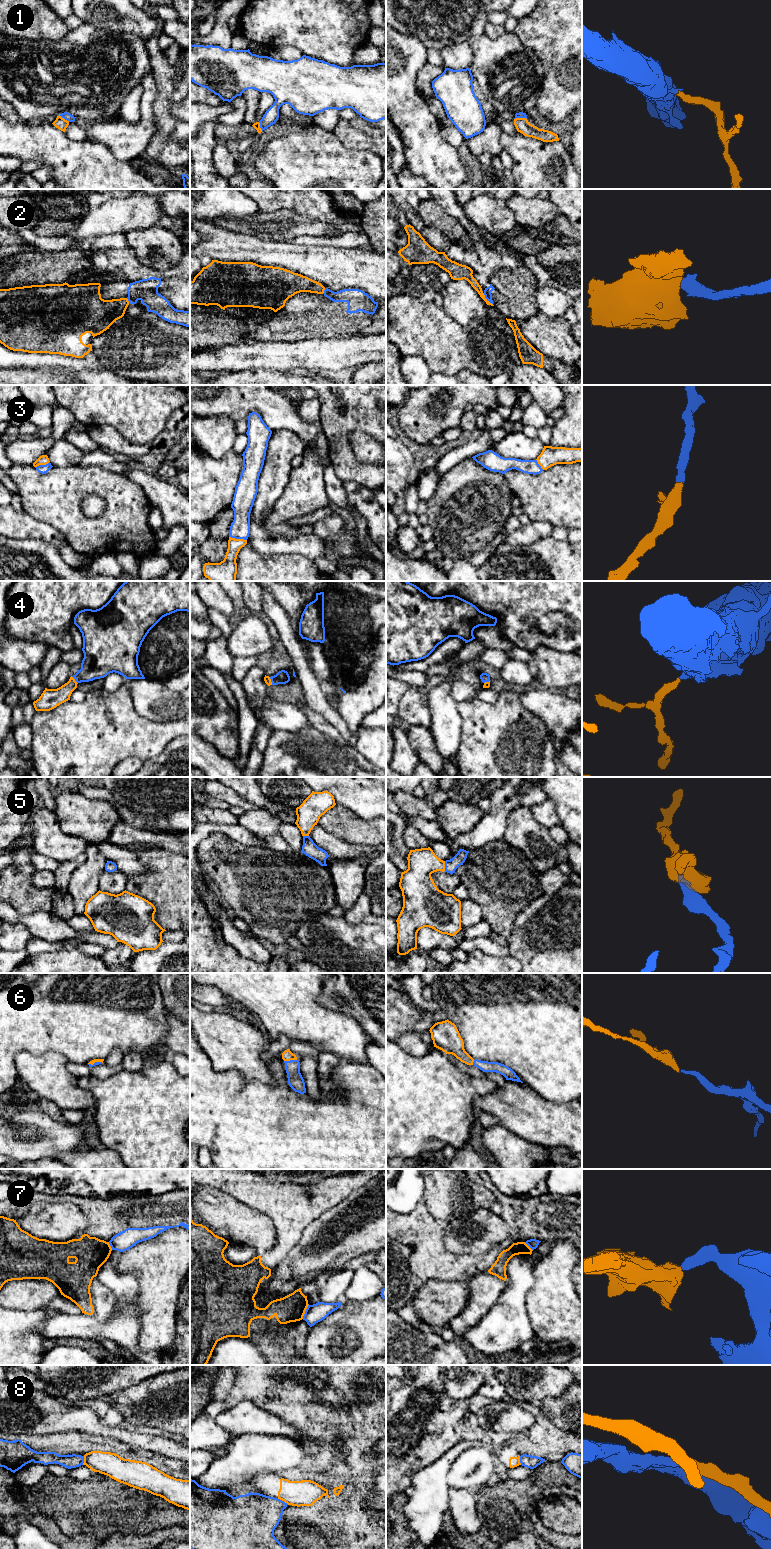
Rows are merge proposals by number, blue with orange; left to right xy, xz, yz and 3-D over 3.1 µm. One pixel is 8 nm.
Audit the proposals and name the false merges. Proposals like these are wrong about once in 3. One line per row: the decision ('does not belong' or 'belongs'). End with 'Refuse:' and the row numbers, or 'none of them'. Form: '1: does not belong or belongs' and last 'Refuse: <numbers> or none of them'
1: does not belong
2: does not belong
3: belongs
4: belongs
5: belongs
6: belongs
7: does not belong
8: does not belong
Refuse: 1, 2, 7, 8

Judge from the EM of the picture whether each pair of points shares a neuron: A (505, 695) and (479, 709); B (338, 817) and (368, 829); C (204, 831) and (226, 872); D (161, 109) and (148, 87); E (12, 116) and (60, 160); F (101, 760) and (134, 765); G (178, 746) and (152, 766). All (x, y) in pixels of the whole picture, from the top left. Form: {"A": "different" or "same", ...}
{"A": "same", "B": "same", "C": "different", "D": "different", "E": "different", "F": "different", "G": "same"}

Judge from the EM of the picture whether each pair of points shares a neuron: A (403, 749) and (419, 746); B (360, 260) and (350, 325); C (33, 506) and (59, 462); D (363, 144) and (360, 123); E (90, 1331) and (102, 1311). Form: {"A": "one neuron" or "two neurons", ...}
{"A": "two neurons", "B": "two neurons", "C": "two neurons", "D": "two neurons", "E": "two neurons"}

